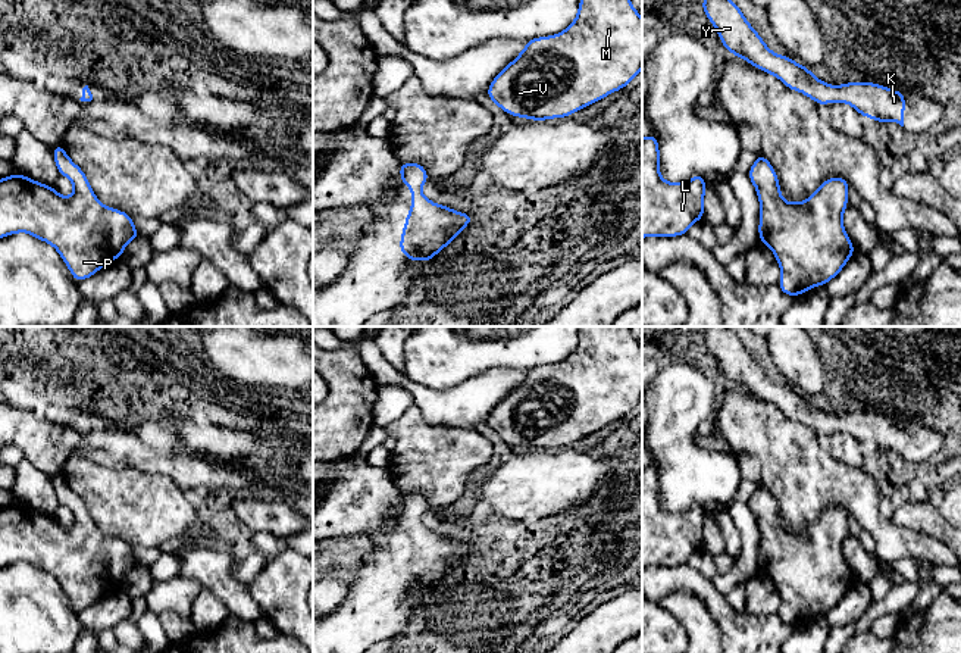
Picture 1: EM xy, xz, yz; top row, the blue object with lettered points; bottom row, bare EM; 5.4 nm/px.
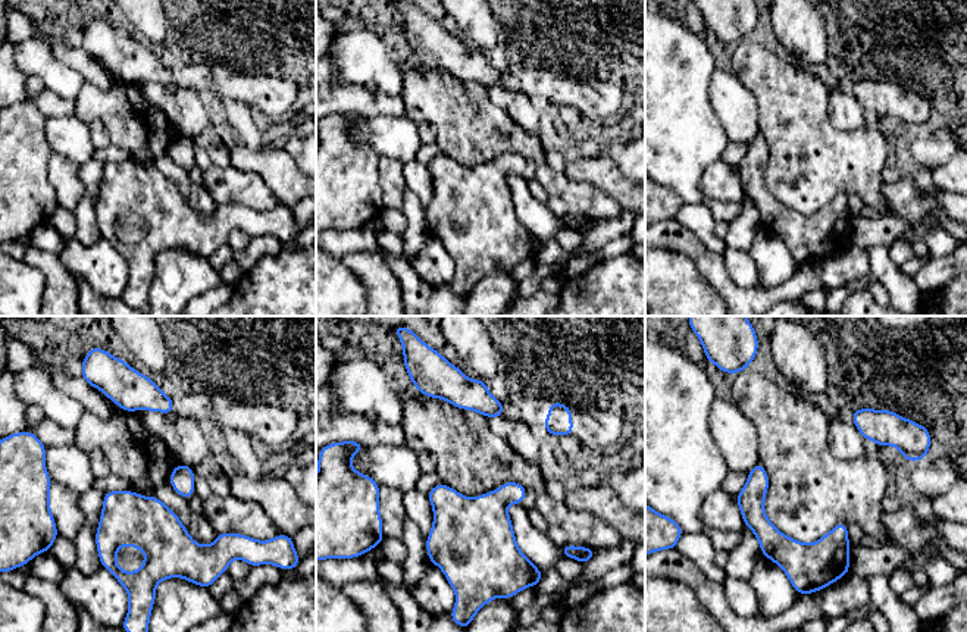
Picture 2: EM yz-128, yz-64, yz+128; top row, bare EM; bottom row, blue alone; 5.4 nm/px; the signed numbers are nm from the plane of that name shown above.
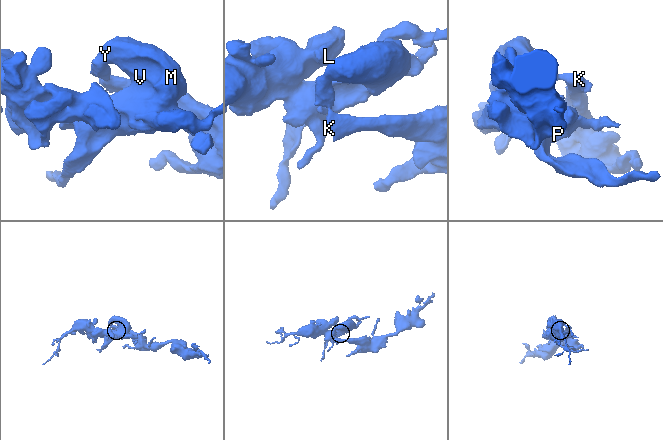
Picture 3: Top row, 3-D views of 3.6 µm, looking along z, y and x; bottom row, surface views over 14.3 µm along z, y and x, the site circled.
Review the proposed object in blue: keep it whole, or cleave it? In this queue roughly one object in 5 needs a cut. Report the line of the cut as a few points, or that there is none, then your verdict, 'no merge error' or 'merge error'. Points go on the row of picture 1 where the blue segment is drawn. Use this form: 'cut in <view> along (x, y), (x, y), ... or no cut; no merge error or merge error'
no cut; no merge error

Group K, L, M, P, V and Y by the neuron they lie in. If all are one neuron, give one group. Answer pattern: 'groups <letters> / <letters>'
groups K L M P V Y

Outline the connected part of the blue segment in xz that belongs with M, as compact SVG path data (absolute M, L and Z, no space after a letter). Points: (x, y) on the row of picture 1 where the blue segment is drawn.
M579 0L576 19L563 31L550 37L532 38L526 43L520 54L510 62L491 82L486 96L505 113L528 118L530 121L547 121L554 118L567 118L569 115L607 97L608 94L625 88L642 69L642 18L630 4L630 0Z

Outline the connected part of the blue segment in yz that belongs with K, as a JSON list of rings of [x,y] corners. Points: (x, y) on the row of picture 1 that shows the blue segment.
[[[702,0],[701,6],[717,29],[721,44],[733,56],[774,75],[789,90],[805,94],[818,106],[835,100],[851,104],[860,115],[873,118],[874,122],[893,121],[904,126],[905,94],[901,91],[874,82],[826,84],[788,54],[773,53],[732,0]]]

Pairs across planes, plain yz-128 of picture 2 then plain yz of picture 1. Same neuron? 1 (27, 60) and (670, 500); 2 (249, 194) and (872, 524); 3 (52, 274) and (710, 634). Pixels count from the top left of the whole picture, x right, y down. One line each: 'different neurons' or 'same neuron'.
1: same neuron
2: same neuron
3: same neuron

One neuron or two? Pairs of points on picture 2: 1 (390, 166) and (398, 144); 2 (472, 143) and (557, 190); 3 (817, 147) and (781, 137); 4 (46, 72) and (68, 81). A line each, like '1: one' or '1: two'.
1: two
2: one
3: one
4: one

